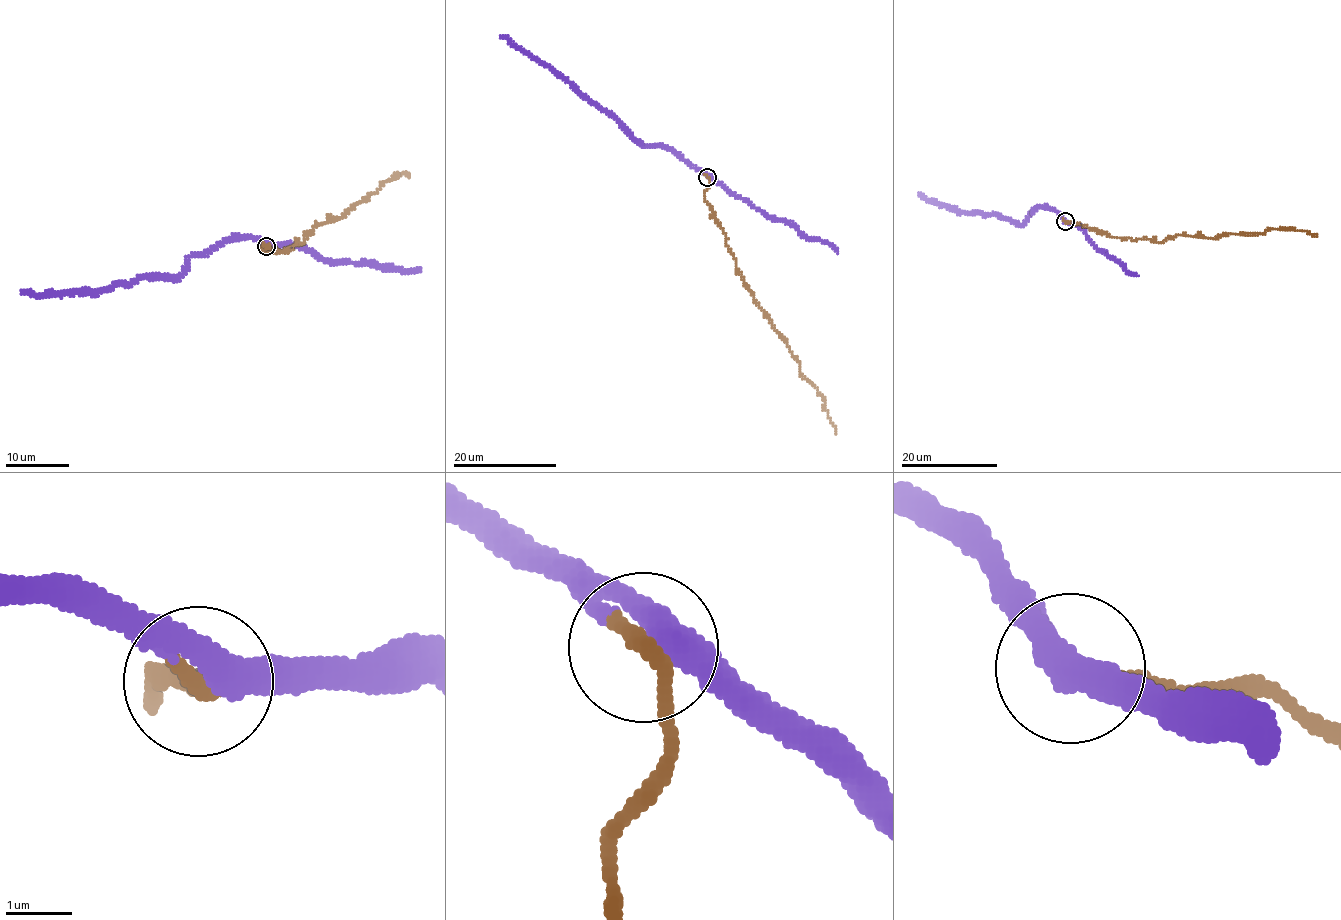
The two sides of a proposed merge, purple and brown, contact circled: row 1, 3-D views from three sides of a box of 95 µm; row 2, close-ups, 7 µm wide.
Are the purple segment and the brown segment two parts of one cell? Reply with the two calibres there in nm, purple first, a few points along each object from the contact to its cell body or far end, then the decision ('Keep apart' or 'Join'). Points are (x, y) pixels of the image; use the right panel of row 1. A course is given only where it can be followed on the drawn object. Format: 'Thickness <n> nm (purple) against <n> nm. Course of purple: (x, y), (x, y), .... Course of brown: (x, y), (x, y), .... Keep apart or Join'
Thickness 400 nm (purple) against 320 nm. Course of purple: (1065, 221), (1055, 210), (1041, 206), (1021, 224), (1010, 222), (1001, 217), (964, 213), (928, 201), (919, 193). Course of brown: (1065, 221), (1121, 239), (1158, 242), (1176, 235), (1217, 238), (1282, 229), (1305, 230), (1317, 236). Join

